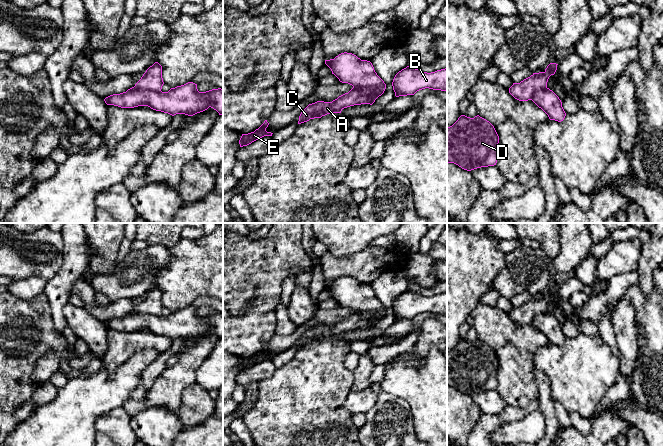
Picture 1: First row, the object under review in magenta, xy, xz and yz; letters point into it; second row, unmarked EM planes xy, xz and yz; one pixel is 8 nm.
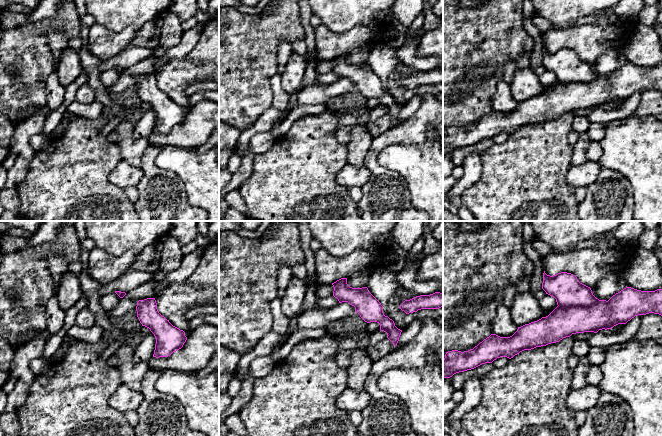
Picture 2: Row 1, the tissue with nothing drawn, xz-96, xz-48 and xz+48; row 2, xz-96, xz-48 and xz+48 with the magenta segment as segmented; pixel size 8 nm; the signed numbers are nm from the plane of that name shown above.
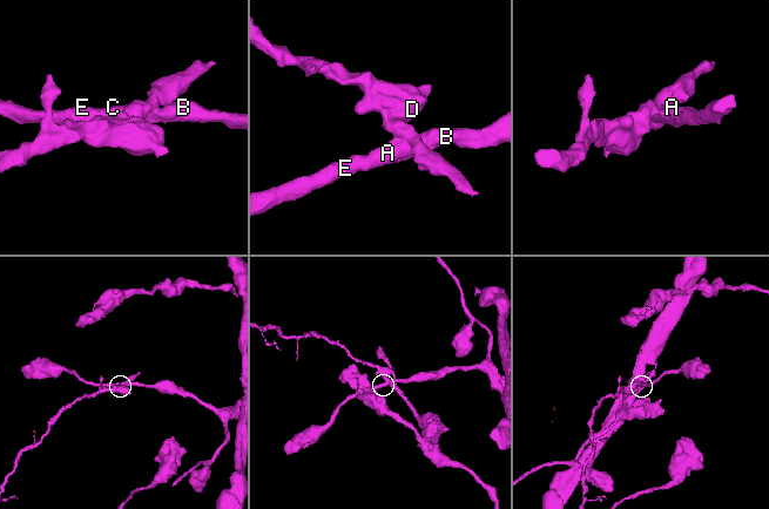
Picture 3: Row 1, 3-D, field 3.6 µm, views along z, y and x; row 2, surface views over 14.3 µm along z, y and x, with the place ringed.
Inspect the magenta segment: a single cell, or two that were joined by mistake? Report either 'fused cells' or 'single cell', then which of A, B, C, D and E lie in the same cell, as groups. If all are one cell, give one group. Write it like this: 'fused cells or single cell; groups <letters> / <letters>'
fused cells; groups A B C E / D

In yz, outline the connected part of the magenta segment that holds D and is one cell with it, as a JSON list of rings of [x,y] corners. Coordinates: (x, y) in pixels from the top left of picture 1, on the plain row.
[[[461,339],[447,352],[447,387],[454,387],[464,394],[471,395],[497,387],[499,360],[494,350],[479,339],[474,342]]]

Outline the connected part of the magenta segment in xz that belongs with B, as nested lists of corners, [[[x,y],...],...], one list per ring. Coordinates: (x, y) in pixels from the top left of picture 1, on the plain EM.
[[[407,290],[395,299],[392,310],[396,321],[414,319],[425,312],[447,315],[447,292],[427,297]]]

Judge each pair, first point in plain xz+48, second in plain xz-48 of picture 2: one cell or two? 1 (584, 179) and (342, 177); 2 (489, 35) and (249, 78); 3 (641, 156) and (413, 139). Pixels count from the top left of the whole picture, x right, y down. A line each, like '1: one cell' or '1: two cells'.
1: one cell
2: one cell
3: two cells

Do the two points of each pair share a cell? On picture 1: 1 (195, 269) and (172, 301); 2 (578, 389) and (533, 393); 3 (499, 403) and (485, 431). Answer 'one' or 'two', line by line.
1: one
2: two
3: two

